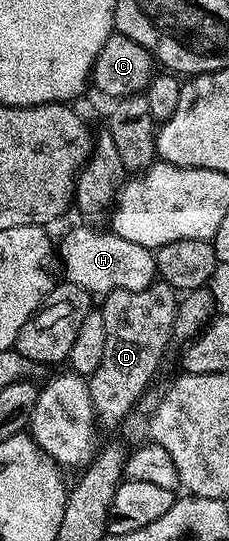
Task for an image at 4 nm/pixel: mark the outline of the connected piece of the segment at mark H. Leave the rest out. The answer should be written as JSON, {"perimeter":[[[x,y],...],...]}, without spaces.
{"perimeter":[[[73,229],[59,241],[59,257],[60,253],[64,280],[83,287],[90,295],[104,295],[115,289],[143,291],[158,280],[154,250],[139,247],[139,243],[131,243],[131,239],[123,239],[111,231]]]}

